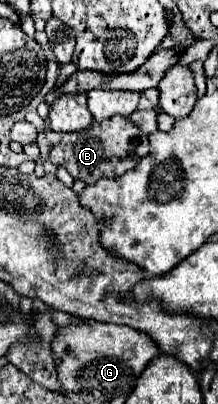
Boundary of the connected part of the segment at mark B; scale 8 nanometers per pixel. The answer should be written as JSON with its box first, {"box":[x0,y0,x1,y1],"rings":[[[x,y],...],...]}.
{"box":[36,117,148,183],"rings":[[[110,117],[102,123],[94,123],[90,129],[78,133],[56,133],[42,131],[36,139],[40,147],[42,161],[50,161],[52,165],[64,165],[74,179],[84,183],[96,183],[102,177],[120,177],[126,171],[134,169],[136,163],[148,155],[148,135],[142,133],[136,125],[132,125],[126,117]]]}

